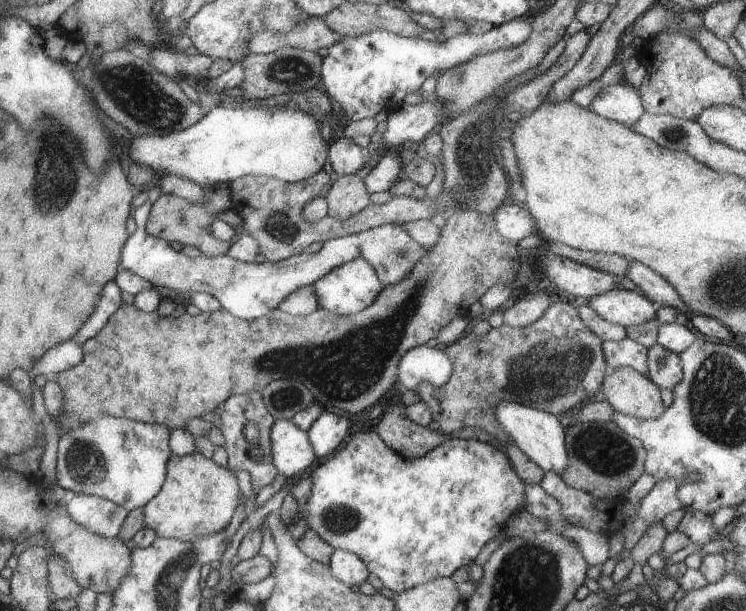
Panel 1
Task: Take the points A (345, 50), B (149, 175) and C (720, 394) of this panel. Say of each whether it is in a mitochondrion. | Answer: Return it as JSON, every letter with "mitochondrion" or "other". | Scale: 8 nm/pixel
{"A":"other","B":"other","C":"mitochondrion"}

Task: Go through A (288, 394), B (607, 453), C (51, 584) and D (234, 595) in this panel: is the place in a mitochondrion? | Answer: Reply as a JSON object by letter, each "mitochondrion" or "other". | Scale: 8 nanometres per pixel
{"A":"mitochondrion","B":"mitochondrion","C":"other","D":"other"}

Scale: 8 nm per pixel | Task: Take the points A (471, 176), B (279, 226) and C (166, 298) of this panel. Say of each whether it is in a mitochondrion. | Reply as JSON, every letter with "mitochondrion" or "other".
{"A":"mitochondrion","B":"mitochondrion","C":"other"}

